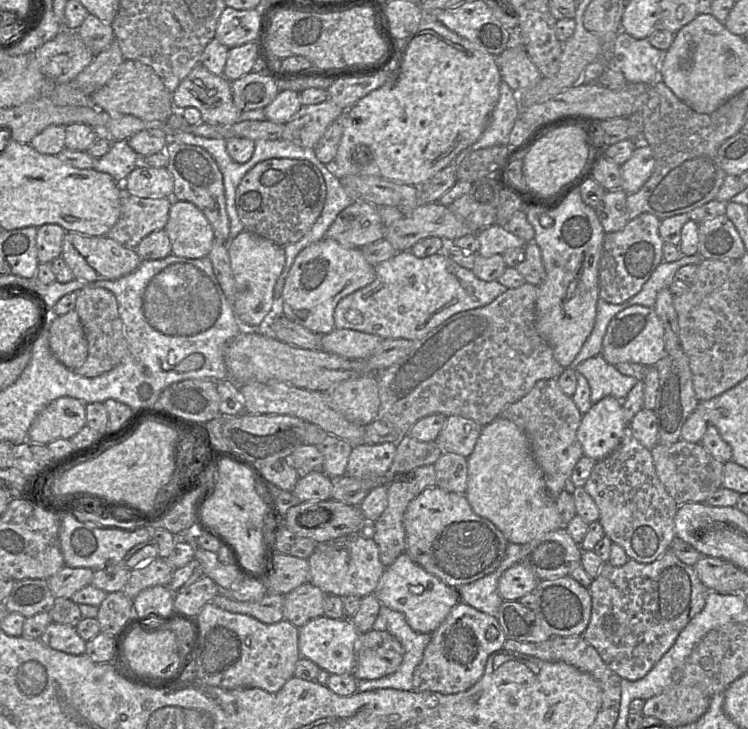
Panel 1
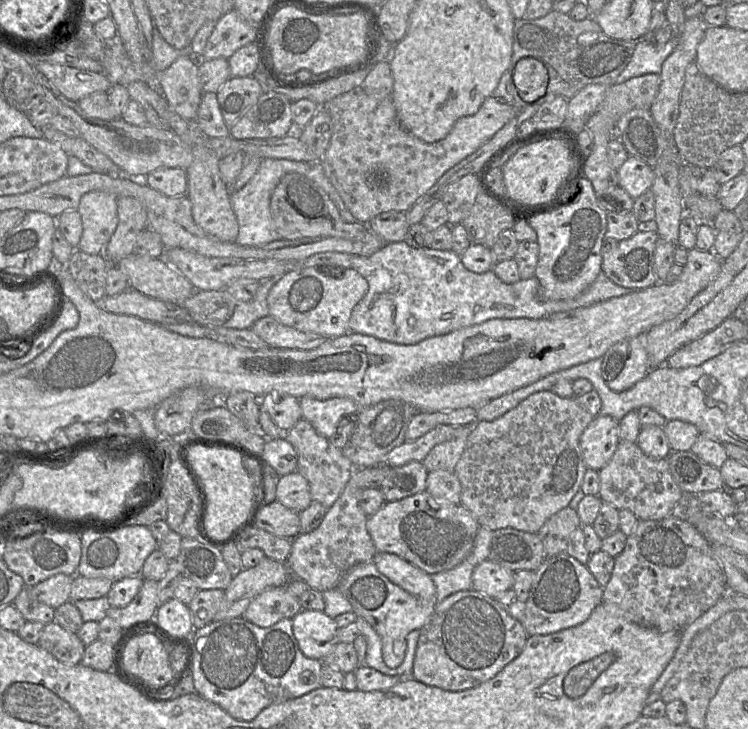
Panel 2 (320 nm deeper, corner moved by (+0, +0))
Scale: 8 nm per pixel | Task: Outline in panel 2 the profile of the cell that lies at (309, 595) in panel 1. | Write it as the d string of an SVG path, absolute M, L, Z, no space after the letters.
M282 585L270 587L257 595L242 617L258 627L270 627L283 618L292 619L301 610L299 597Z

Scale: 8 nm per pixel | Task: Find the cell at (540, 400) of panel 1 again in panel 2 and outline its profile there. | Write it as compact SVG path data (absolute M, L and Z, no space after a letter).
M549 390L530 395L499 418L478 421L454 470L461 484L460 504L480 526L492 531L515 528L537 533L546 520L567 507L581 489L588 468L580 448L580 437L593 418L574 398L561 398Z

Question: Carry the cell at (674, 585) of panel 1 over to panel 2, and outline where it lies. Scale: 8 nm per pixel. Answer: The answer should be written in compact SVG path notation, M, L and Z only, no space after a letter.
M679 516L638 520L633 532L627 536L624 549L614 558L611 577L603 588L602 603L628 621L661 632L683 630L730 592L708 540L694 525Z

